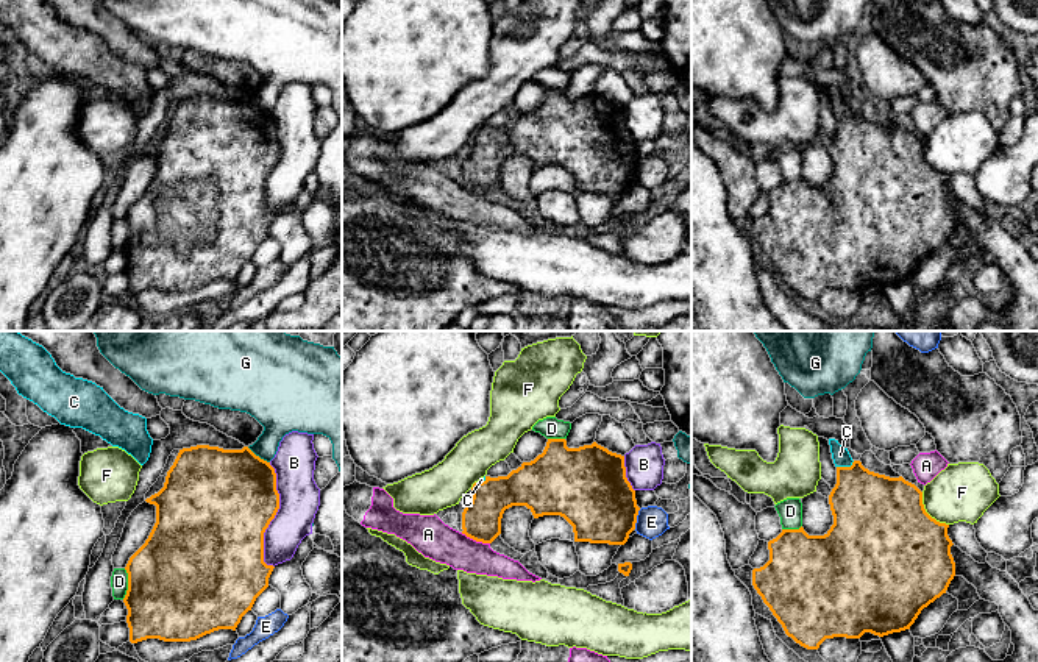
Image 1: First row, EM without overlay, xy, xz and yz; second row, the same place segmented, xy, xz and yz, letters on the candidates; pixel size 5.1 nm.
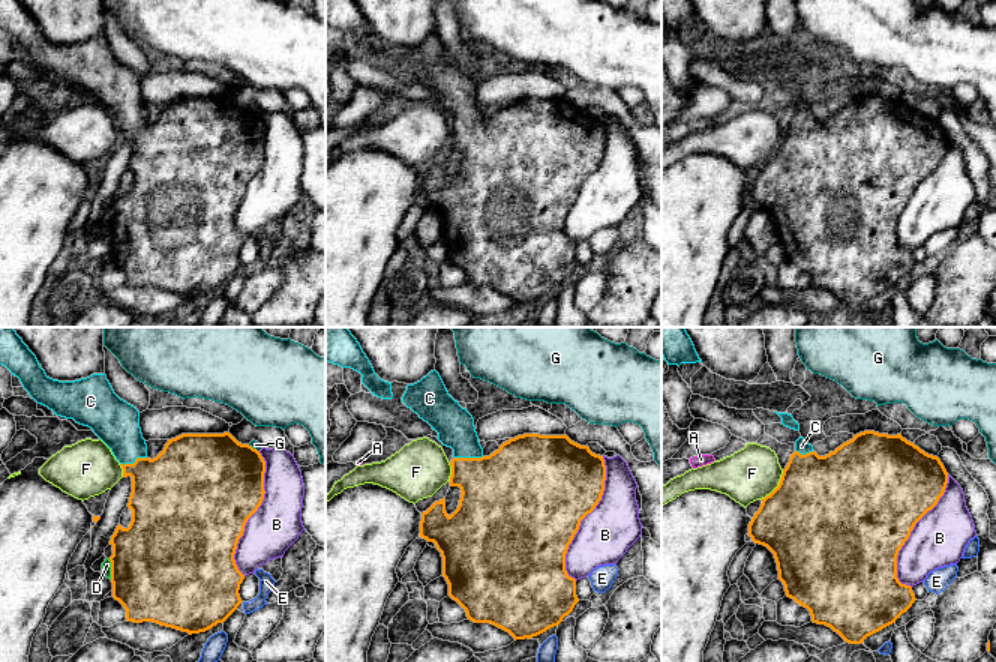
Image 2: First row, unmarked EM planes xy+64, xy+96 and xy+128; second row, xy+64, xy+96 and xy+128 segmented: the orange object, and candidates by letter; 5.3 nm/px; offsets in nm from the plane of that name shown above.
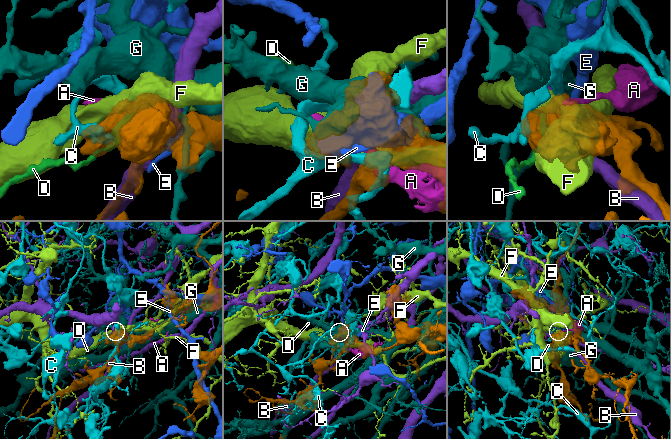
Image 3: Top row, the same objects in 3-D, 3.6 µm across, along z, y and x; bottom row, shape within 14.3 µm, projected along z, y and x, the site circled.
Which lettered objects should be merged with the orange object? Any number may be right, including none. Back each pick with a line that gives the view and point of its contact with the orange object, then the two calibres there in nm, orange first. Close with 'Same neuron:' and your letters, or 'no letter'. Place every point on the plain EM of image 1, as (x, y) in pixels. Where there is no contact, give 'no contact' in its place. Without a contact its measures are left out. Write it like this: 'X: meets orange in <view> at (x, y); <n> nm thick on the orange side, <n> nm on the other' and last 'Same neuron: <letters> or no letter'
C: meets orange in yz at (845, 117); 380 nm thick on the orange side, 90 nm on the other
Same neuron: C

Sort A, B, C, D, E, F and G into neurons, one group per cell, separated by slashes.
A / B / C / D G / E / F

